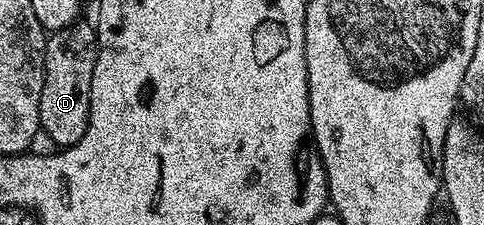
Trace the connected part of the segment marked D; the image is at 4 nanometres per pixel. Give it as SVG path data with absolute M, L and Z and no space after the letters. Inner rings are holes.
M77 22L51 33L44 46L44 85L40 99L41 133L56 143L57 149L68 148L82 134L90 118L90 78L96 61L96 30L91 23Z

